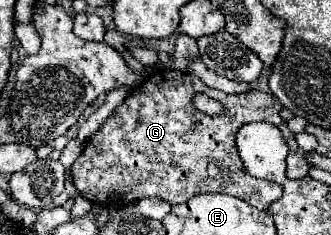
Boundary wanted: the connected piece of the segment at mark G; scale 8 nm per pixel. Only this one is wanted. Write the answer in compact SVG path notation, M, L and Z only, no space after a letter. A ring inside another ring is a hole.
M157 69L153 71L139 87L135 87L133 93L127 95L127 99L105 119L105 123L99 127L95 135L91 135L85 141L83 153L73 163L73 183L77 191L89 199L91 203L103 203L105 207L119 209L123 205L129 205L131 201L139 201L143 197L159 197L167 201L169 205L183 203L199 193L227 193L233 197L239 197L247 203L251 203L257 209L267 209L275 199L281 197L283 187L265 179L257 179L247 173L247 169L241 163L241 157L237 153L235 135L241 129L243 123L253 121L267 121L267 123L283 123L283 137L289 145L287 155L287 177L289 179L301 179L309 173L309 163L305 161L305 151L301 151L295 143L295 135L289 131L287 123L279 117L281 103L273 93L263 91L247 91L241 95L227 95L223 91L207 87L197 75L193 73L181 73L173 69ZM203 91L209 97L221 101L225 105L225 115L211 117L203 115L193 107L193 93Z

